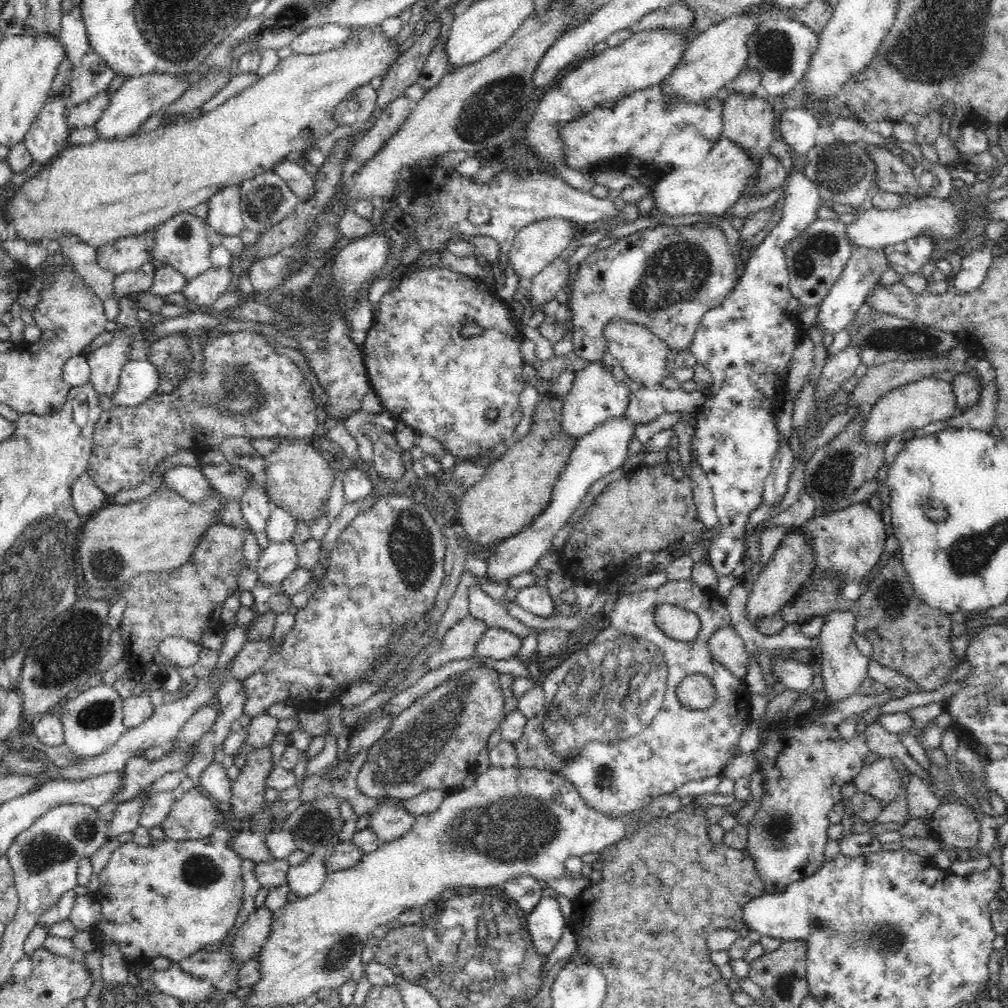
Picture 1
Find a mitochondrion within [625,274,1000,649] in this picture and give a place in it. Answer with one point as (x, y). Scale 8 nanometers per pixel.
(910, 340)

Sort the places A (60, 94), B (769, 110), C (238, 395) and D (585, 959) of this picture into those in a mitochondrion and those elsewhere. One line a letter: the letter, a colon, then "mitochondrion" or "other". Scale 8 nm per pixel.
A: other
B: other
C: mitochondrion
D: other

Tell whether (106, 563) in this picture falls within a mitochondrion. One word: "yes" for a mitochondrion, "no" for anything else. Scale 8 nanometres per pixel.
yes

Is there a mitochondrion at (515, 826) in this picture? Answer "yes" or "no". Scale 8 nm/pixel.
yes

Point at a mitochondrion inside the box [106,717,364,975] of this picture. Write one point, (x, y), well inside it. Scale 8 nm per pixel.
(197, 870)

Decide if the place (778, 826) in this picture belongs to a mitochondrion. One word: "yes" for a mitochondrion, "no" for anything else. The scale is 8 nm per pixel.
yes

